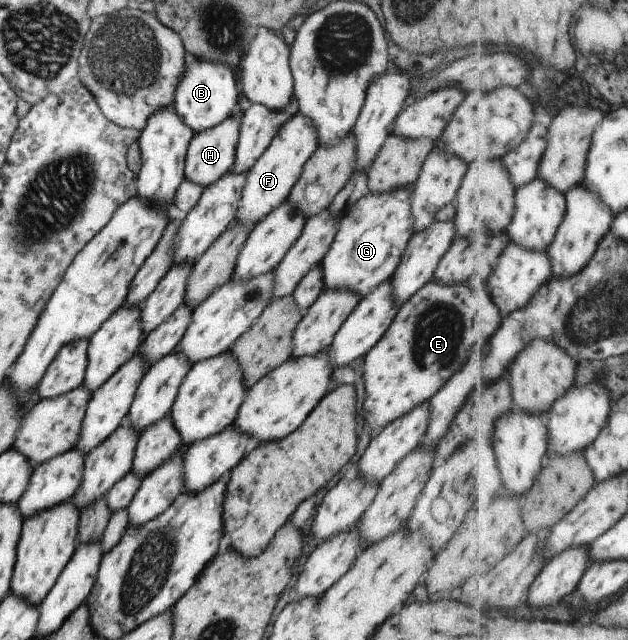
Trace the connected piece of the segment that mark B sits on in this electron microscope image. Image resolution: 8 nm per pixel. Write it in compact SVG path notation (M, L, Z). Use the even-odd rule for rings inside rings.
M188 53L185 54L183 72L171 103L174 111L194 134L224 121L233 112L232 107L239 108L243 104L235 73L228 64L196 58Z

